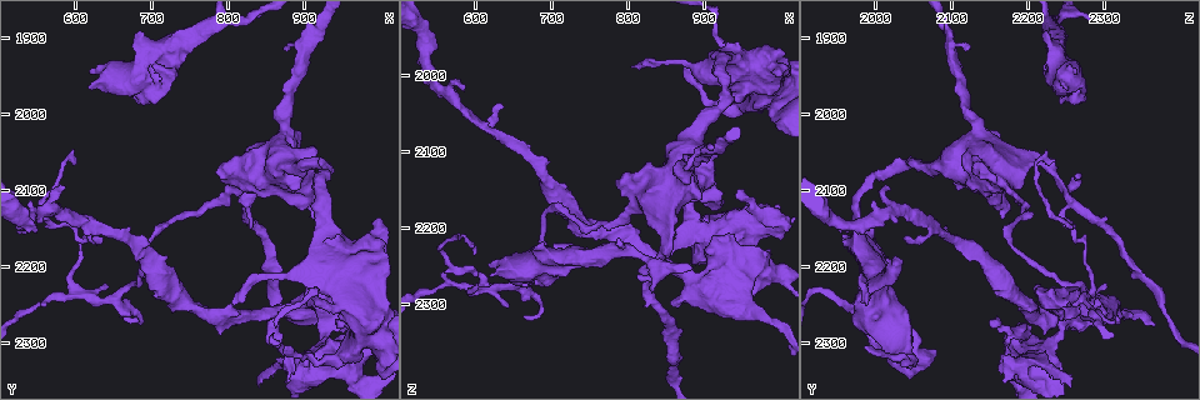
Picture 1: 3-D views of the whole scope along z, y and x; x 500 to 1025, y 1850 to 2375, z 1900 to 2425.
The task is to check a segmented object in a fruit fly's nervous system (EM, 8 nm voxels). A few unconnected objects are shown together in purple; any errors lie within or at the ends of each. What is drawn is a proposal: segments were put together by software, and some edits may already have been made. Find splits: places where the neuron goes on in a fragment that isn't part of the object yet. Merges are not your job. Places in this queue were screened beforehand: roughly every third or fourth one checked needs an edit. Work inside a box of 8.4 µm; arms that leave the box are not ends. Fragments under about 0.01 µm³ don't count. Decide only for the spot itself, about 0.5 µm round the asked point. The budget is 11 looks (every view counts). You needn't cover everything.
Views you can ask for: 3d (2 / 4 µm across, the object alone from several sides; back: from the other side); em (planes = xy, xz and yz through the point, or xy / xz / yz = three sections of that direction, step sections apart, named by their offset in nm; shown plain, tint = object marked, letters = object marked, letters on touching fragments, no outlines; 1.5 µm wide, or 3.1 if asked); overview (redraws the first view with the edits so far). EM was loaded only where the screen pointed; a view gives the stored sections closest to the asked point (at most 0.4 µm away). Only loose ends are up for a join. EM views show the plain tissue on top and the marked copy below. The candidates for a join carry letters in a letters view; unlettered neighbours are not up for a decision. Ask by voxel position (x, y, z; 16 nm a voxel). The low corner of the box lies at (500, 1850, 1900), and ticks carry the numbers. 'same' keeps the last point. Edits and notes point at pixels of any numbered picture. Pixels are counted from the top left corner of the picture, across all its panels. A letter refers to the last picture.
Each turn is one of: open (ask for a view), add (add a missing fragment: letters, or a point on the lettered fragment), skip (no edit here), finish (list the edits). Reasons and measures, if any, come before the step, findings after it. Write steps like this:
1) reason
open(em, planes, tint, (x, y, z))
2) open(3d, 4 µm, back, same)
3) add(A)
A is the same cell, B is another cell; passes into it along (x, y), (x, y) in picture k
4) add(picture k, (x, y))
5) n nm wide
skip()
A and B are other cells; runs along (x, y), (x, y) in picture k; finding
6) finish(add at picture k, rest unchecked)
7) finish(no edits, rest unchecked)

free end
open(em, planes, letters, (585, 2100, 2020))

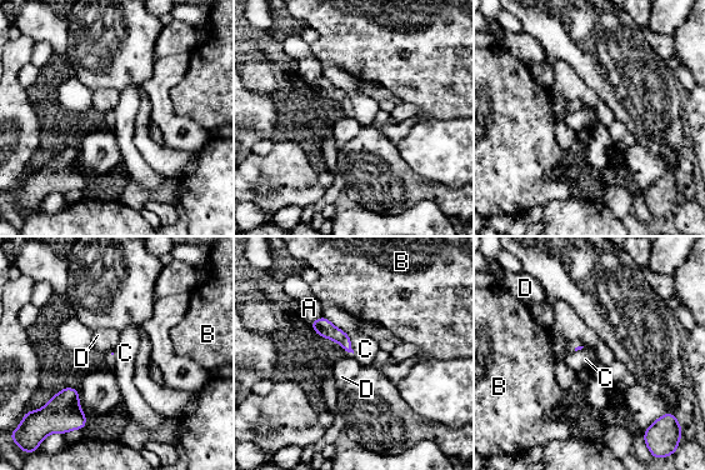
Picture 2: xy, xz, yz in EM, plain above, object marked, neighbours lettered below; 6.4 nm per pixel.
skip()
A, B, C and D are other cells; border along (345, 333), (353, 344) in picture 2; no lettered fragment goes on from it

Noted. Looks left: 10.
an open end
open(3d, 2 µm, (600, 2065, 2235))

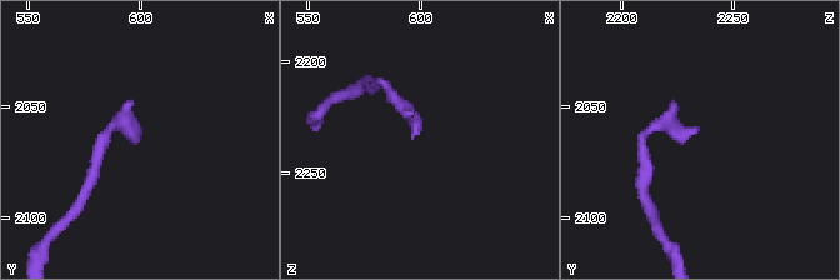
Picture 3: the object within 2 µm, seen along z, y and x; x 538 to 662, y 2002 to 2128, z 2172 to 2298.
shape alone is not enough
open(em, xy, step 4, tint, (597, 2062, 2235))

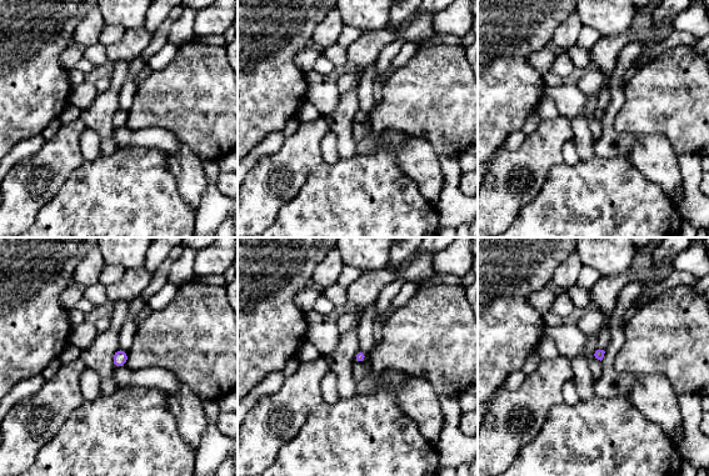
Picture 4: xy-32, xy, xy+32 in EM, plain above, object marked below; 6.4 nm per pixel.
cut it another way
open(em, planes, letters, same)

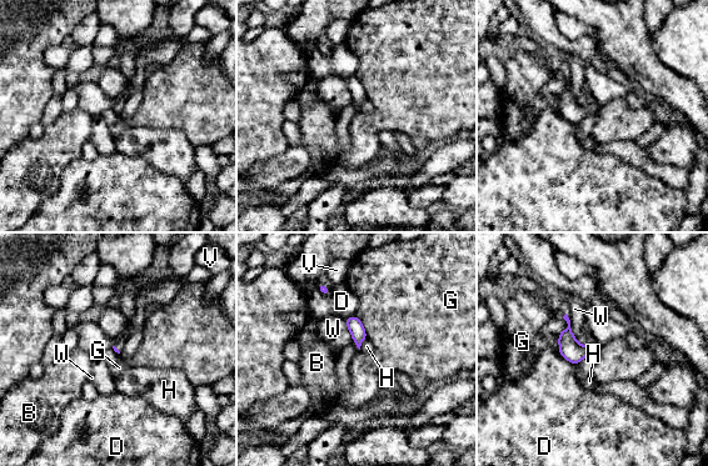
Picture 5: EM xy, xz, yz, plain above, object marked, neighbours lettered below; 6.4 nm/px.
skip()
B, D, G, H, V and W are other cells; border along (355, 315), (368, 337) in picture 5; none of them fits

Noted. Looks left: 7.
branch stops here
open(em, planes, letters, (810, 2085, 2265))

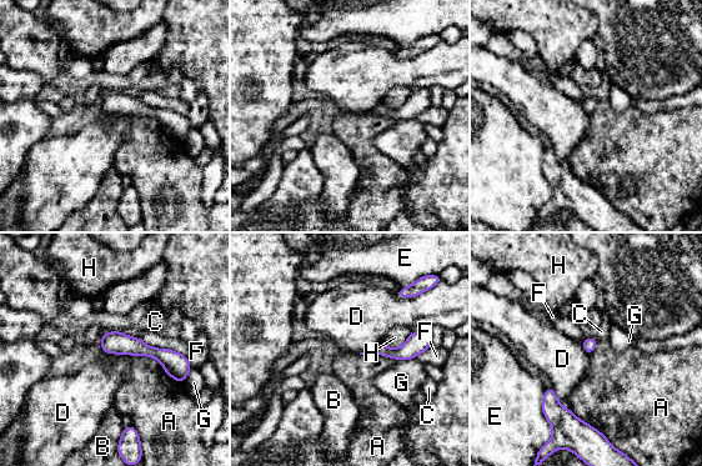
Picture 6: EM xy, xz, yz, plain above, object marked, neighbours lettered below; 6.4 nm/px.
skip()
A, B, C, D, E, F, G and H are other cells; border along (129, 354), (154, 356), (179, 382) in picture 6; no lettered fragment goes on from it

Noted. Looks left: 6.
thick end
open(3d, 2 µm, (855, 2260, 2300))

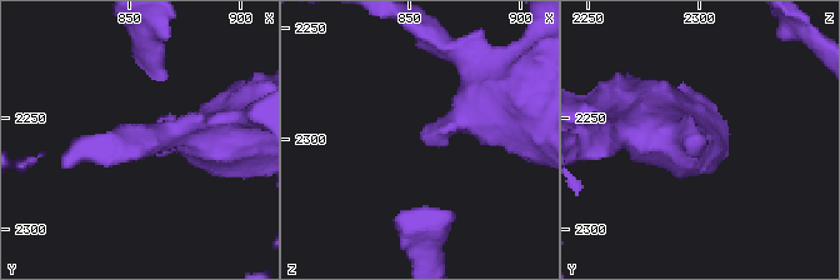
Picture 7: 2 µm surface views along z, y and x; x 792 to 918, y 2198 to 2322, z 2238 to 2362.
now the EM
open(em, xz, step 8, tint, (856, 2260, 2301))

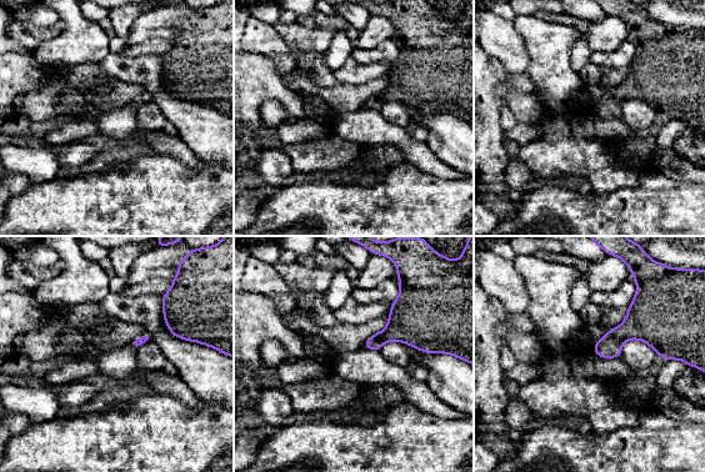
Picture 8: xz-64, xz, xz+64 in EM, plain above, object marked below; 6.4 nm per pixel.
cut it another way
open(em, planes, letters, same)

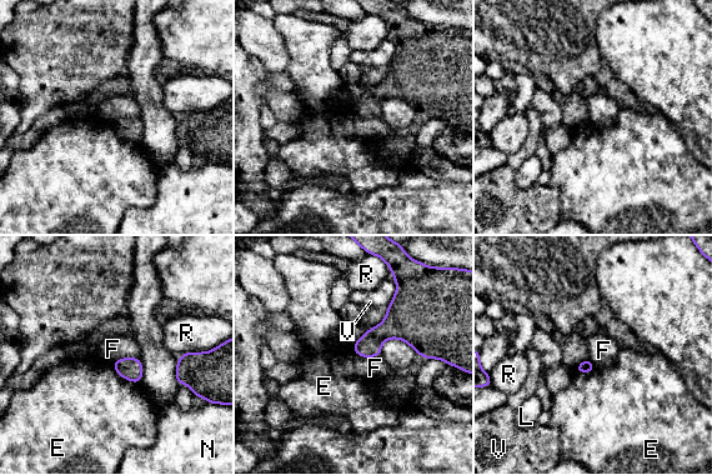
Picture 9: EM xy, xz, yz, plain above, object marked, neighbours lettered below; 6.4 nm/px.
skip()
E, F, L, N, R and V are other cells; border along (111, 364), (121, 376), (140, 384) in picture 9; no lettered fragment goes on from it

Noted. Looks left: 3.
finish(no edits, rest unchecked)

